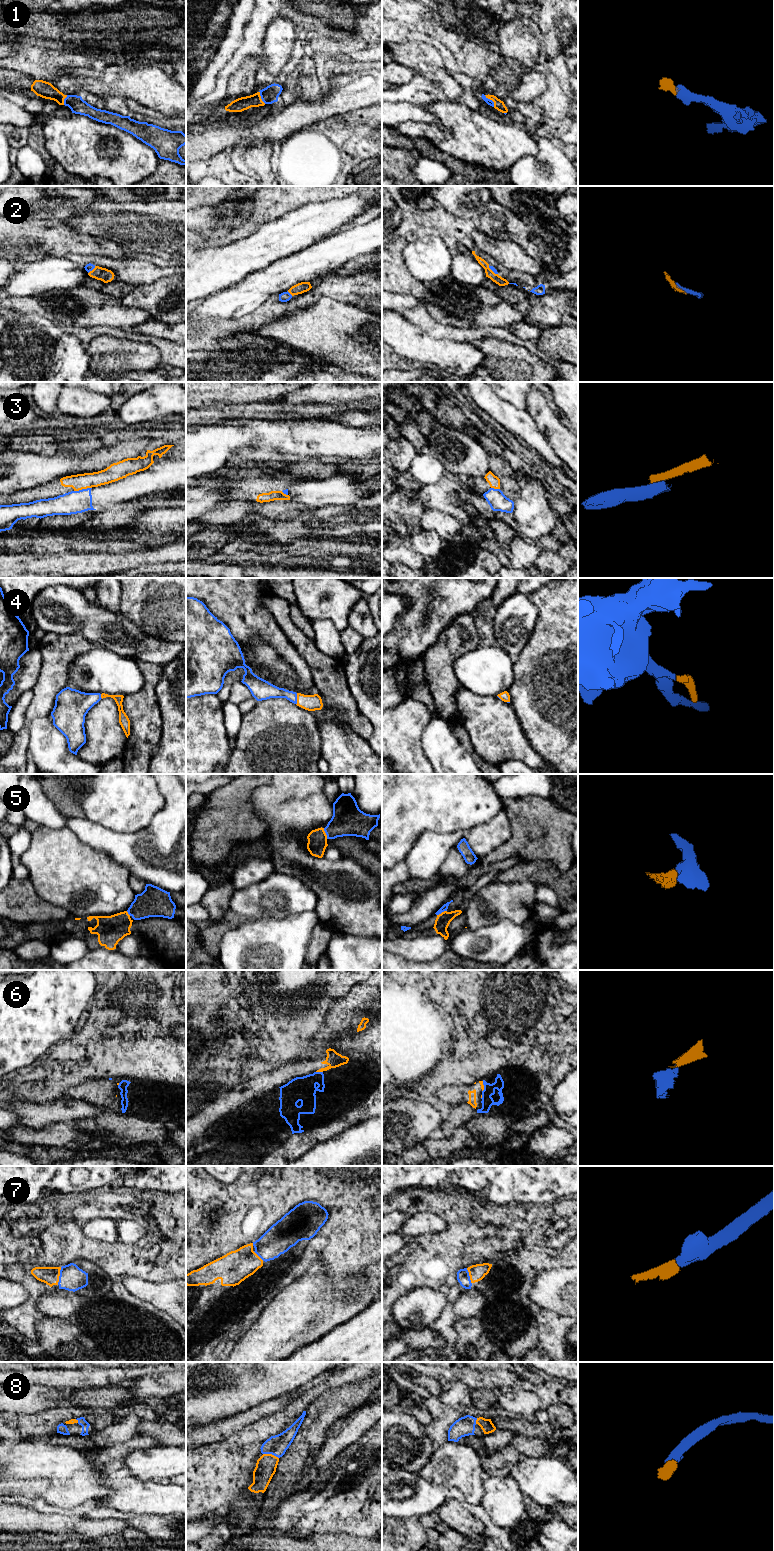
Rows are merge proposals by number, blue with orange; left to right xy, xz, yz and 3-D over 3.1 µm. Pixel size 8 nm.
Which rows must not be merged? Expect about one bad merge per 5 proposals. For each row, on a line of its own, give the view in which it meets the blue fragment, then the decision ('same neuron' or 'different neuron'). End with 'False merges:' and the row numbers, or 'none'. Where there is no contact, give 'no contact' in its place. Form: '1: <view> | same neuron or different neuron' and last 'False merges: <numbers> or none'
1: yz | same neuron
2: xy | same neuron
3: xy | different neuron
4: xz | same neuron
5: xz | same neuron
6: xz | same neuron
7: xy | same neuron
8: xz | same neuron
False merges: 3

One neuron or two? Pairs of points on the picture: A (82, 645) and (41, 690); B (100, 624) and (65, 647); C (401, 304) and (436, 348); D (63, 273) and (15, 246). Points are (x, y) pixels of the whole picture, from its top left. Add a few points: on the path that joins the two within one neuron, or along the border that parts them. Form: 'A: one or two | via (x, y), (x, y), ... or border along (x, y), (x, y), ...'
A: one | via (70, 653), (54, 669), (53, 678)
B: two | border along (60, 633), (80, 633), (91, 644)
C: two | border along (392, 310), (400, 313)
D: two | border along (61, 256), (45, 256), (30, 263)

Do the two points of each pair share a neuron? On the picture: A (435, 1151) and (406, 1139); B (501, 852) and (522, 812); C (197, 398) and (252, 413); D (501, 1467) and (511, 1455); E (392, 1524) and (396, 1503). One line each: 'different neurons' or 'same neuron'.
A: different neurons
B: same neuron
C: different neurons
D: same neuron
E: different neurons

